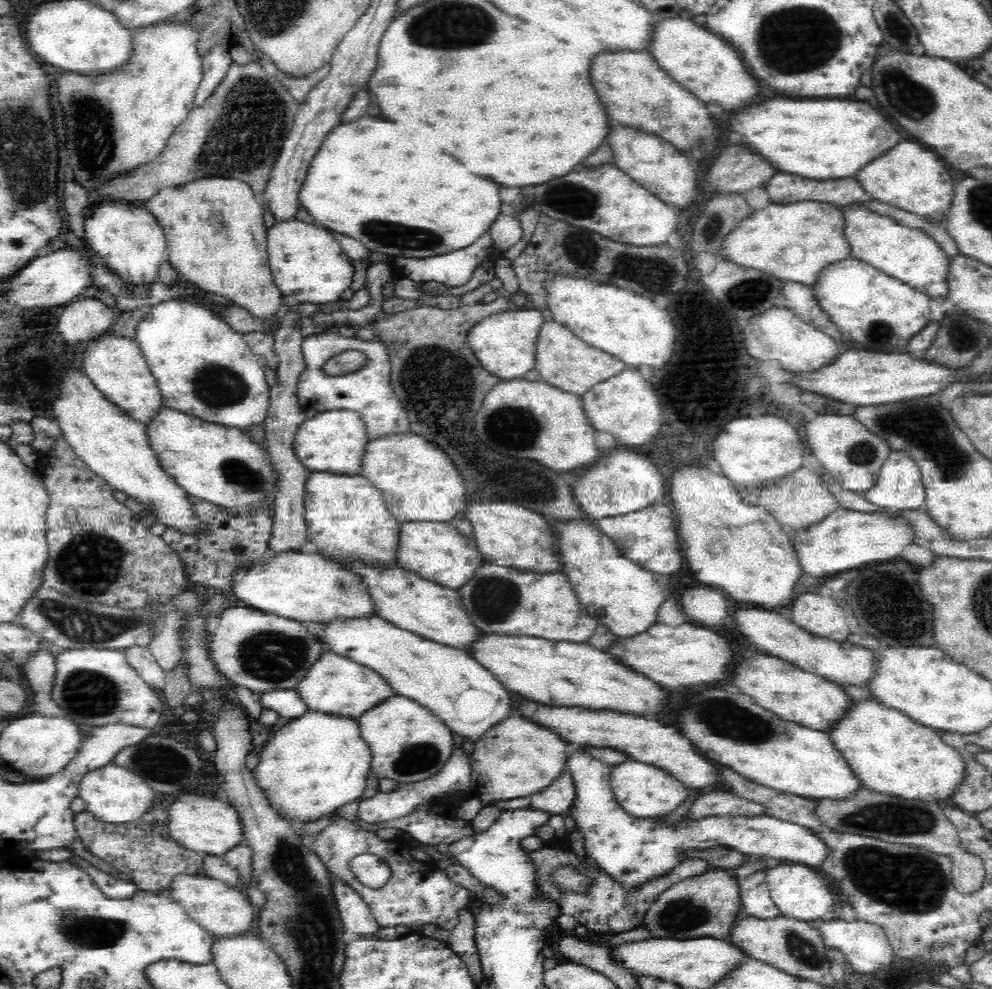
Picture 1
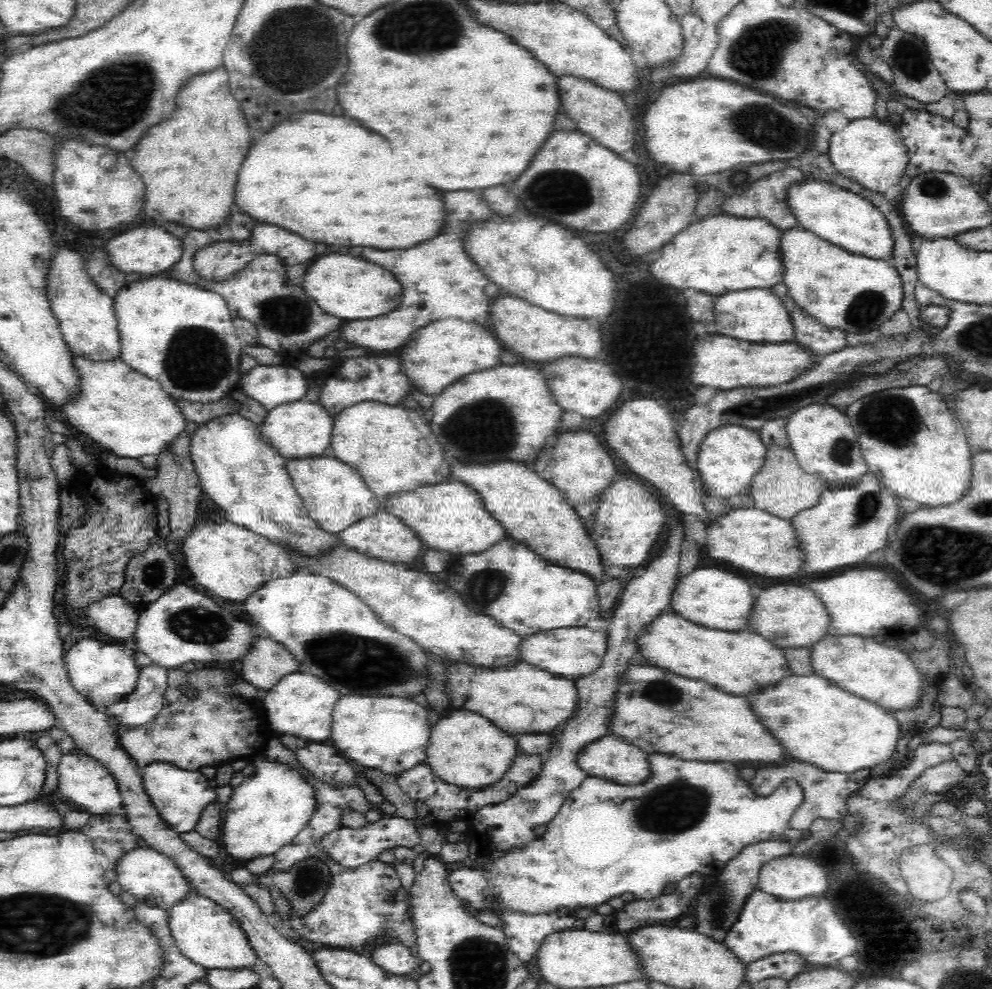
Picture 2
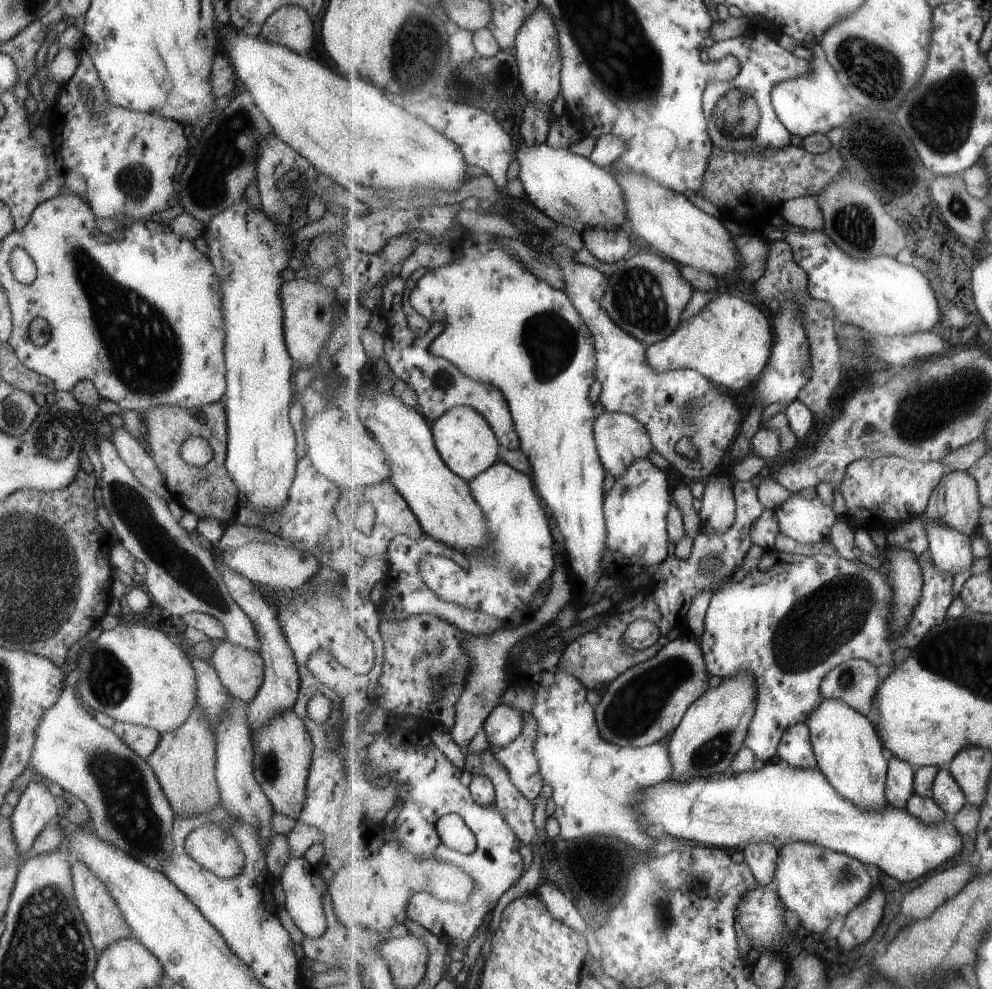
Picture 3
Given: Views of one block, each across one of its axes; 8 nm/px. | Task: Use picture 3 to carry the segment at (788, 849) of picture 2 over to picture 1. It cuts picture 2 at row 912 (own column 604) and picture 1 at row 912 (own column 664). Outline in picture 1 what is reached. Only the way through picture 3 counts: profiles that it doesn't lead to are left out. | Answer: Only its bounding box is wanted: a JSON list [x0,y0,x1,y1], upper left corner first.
[645,869,740,940]

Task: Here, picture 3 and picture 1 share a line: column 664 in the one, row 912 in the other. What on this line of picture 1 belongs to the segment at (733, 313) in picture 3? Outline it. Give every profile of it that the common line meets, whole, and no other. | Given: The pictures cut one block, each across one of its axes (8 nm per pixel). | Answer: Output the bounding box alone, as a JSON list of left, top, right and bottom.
[334,884,383,938]

